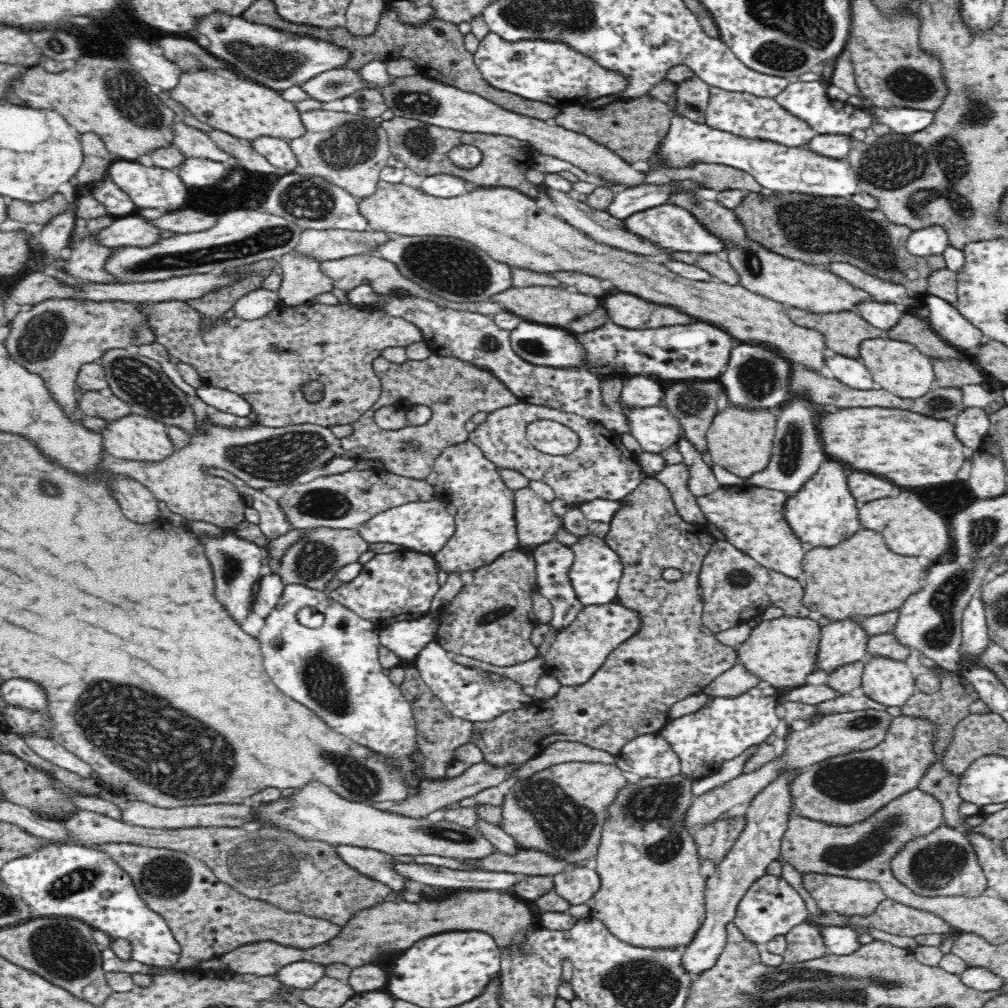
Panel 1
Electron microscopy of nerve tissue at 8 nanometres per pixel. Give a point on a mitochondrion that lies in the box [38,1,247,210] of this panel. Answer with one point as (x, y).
(127, 94)

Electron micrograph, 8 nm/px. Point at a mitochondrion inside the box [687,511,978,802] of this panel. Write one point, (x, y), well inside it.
(943, 601)

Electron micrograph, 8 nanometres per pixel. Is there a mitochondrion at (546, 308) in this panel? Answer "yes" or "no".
no

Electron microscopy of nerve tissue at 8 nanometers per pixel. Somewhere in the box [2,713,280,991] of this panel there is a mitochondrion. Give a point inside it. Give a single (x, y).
(62, 951)

